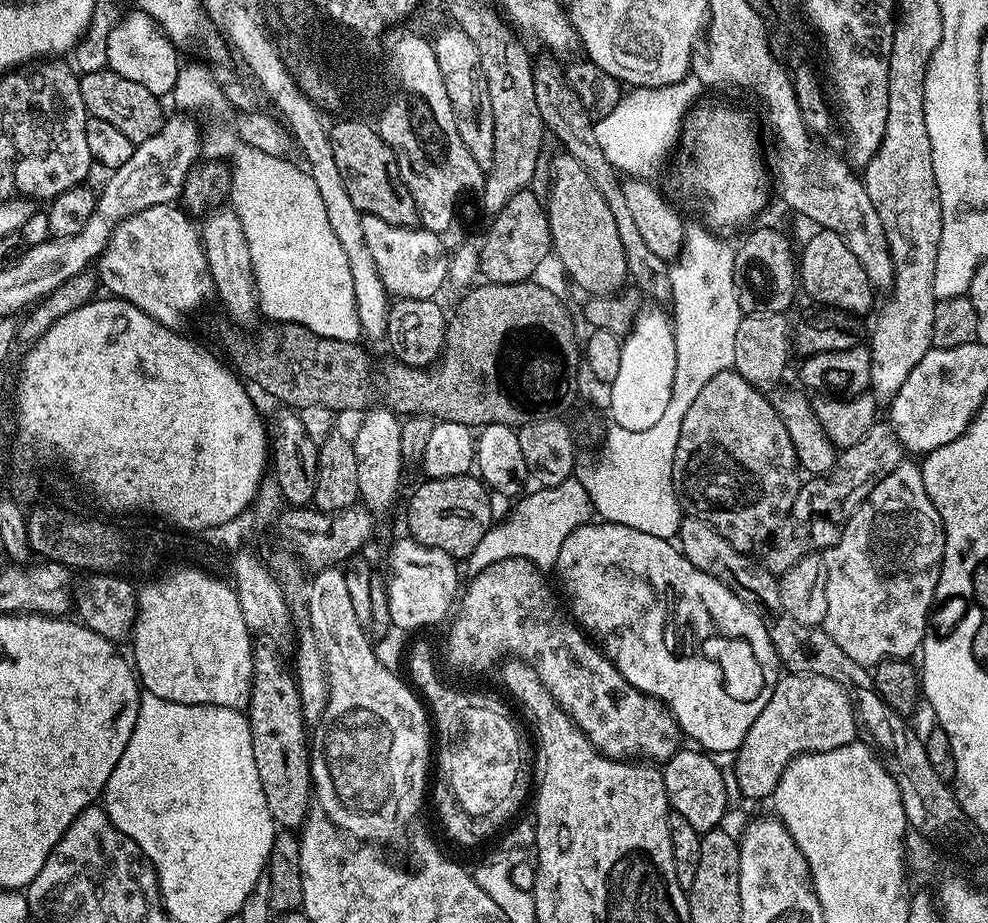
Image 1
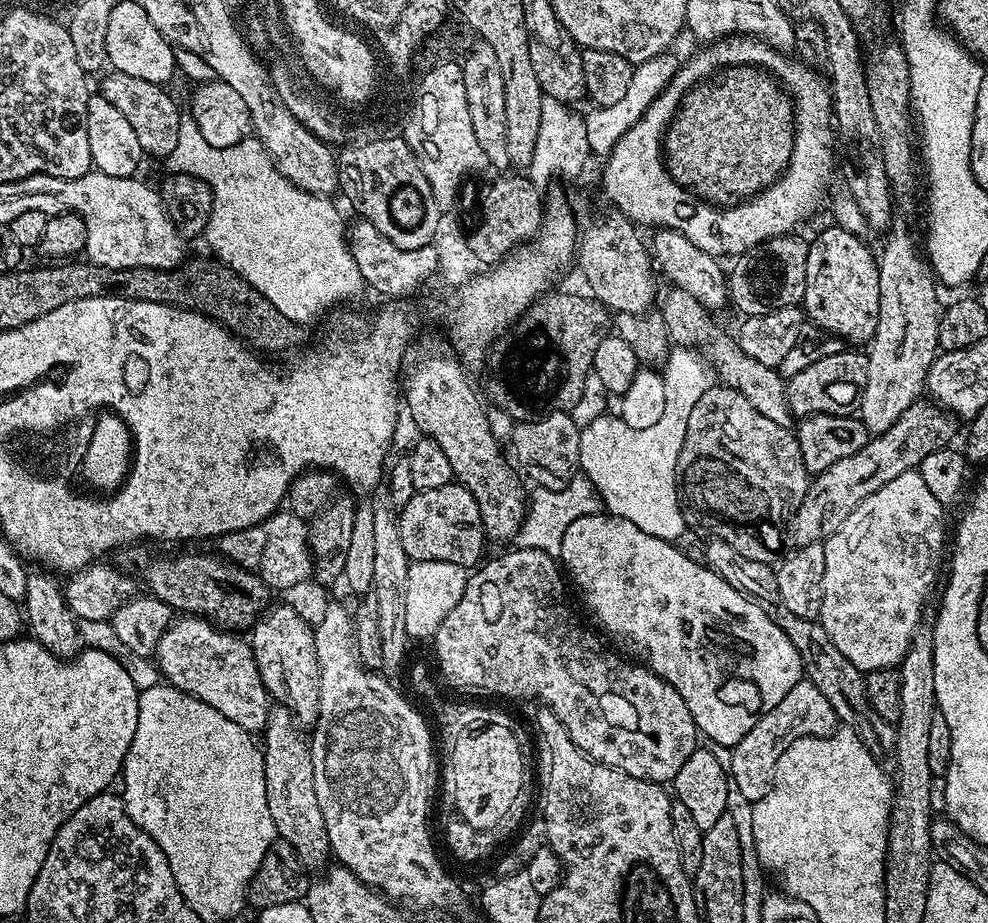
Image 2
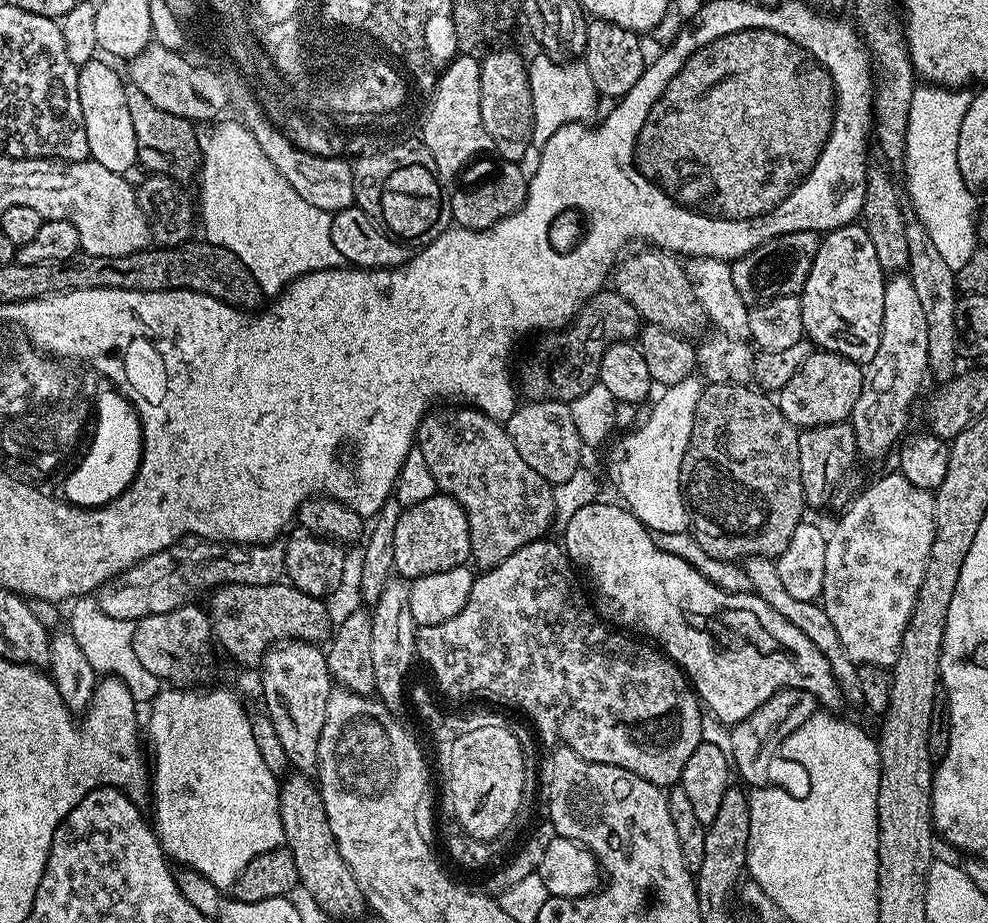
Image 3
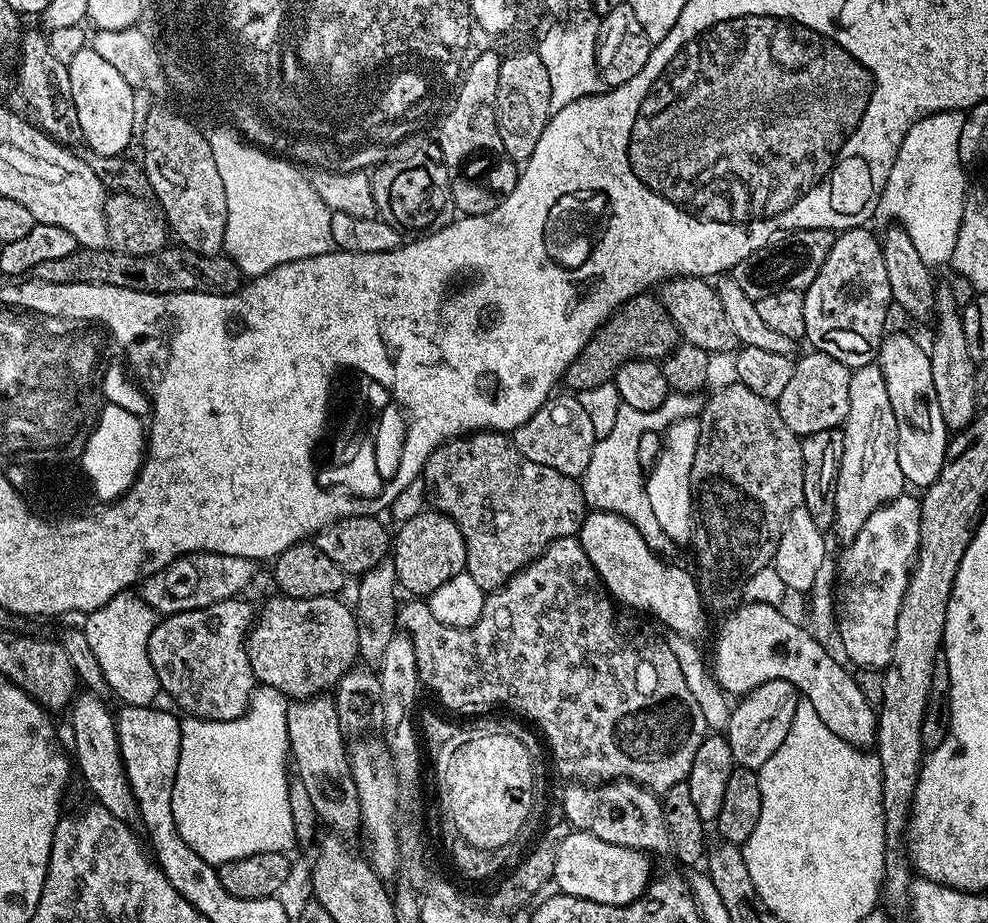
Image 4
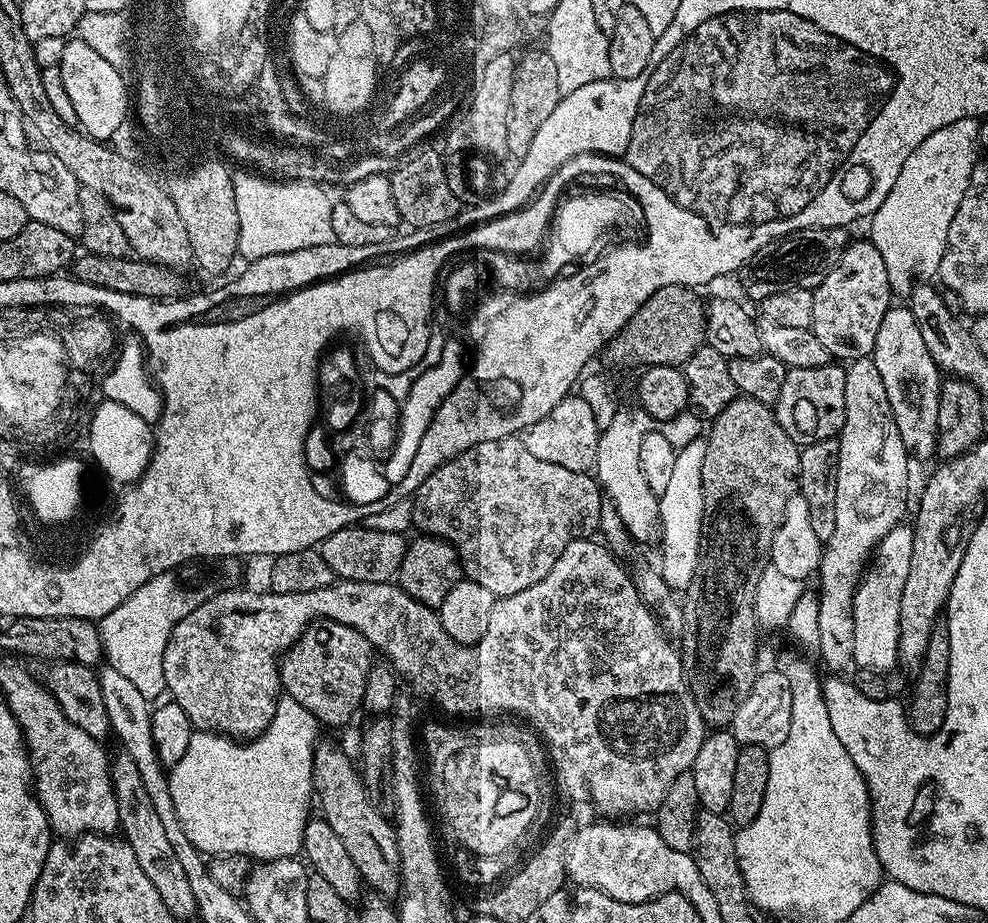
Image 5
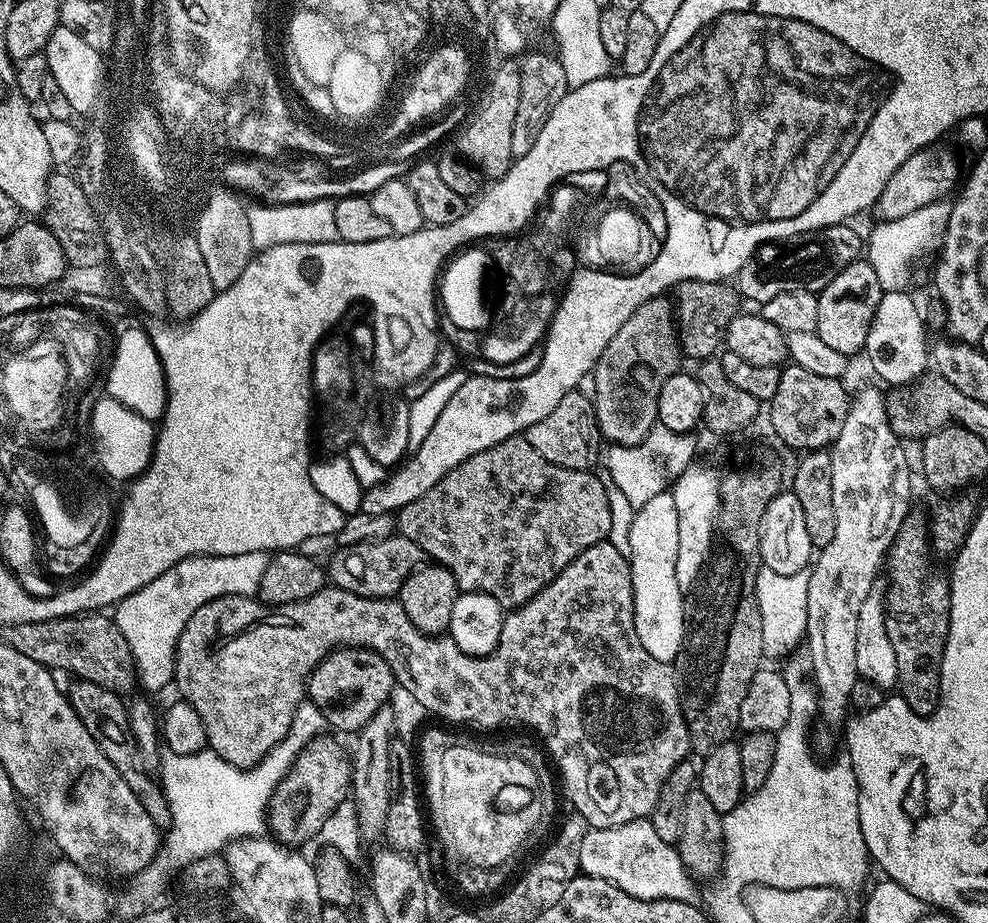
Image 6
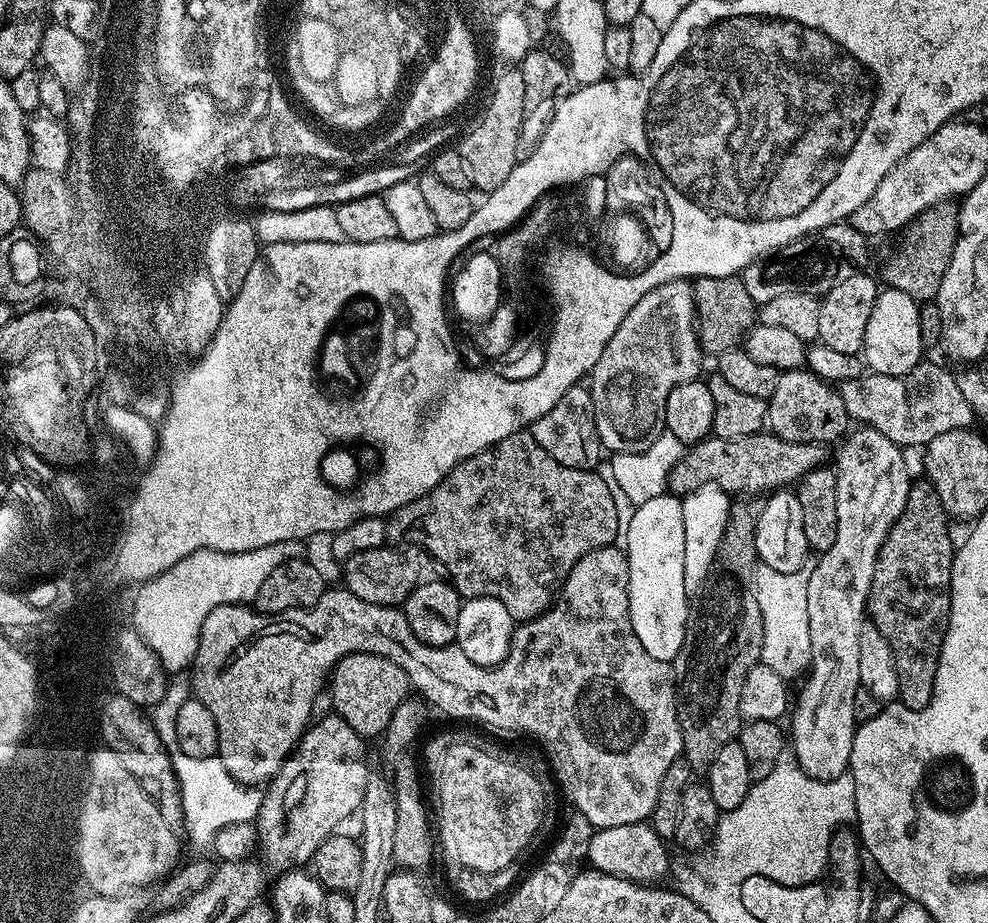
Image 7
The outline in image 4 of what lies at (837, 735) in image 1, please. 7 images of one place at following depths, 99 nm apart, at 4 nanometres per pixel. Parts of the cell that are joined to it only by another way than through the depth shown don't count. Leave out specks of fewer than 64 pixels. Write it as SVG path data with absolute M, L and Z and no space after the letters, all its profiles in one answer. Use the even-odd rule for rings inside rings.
M785 680L762 682L753 692L747 693L739 701L740 704L731 709L731 716L726 731L726 739L732 751L733 761L739 767L758 770L782 746L782 738L790 730L790 722L794 722L794 710L801 700L796 687Z

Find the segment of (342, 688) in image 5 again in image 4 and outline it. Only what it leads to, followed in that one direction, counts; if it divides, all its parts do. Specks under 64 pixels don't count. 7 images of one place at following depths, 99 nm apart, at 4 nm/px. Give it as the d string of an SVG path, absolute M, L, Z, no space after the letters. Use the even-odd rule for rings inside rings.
M273 594L261 608L246 637L252 675L265 688L278 690L289 701L309 700L335 689L362 652L358 616L336 596L290 598Z

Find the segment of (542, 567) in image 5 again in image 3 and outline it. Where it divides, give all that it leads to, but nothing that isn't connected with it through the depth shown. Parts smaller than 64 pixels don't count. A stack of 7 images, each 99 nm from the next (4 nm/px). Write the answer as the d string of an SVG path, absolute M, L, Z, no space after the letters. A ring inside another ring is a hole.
M471 406L440 407L425 412L420 419L416 444L430 466L430 474L434 474L437 489L445 496L453 496L462 506L470 522L471 559L477 560L481 569L487 570L510 558L514 550L522 550L522 546L549 535L548 527L556 520L553 485L542 478L538 470L530 470L530 466L522 462L522 454L518 454L514 442L510 442L507 427L501 421Z

